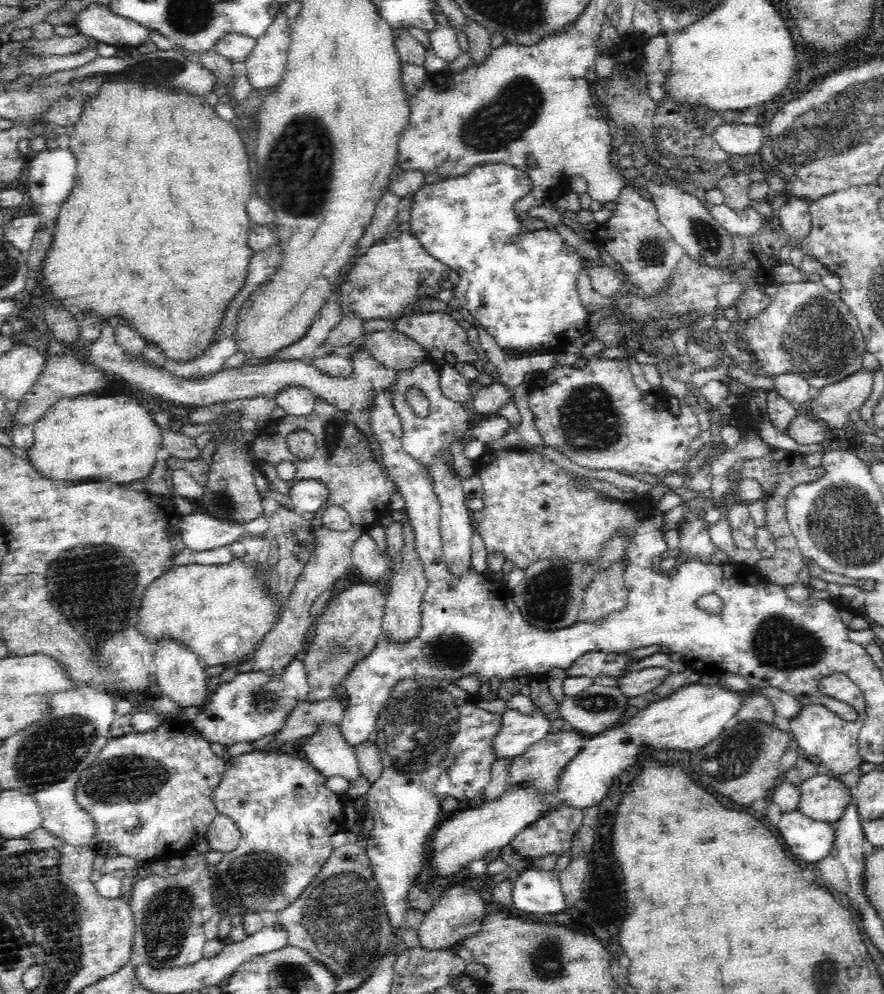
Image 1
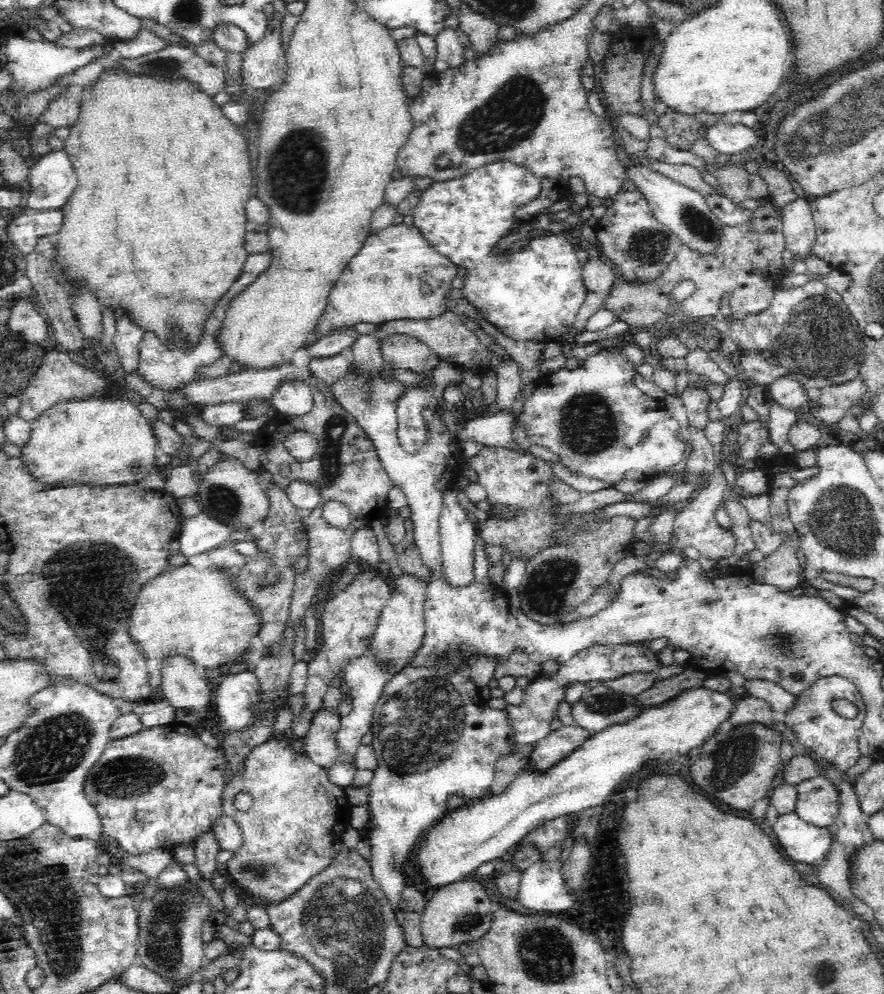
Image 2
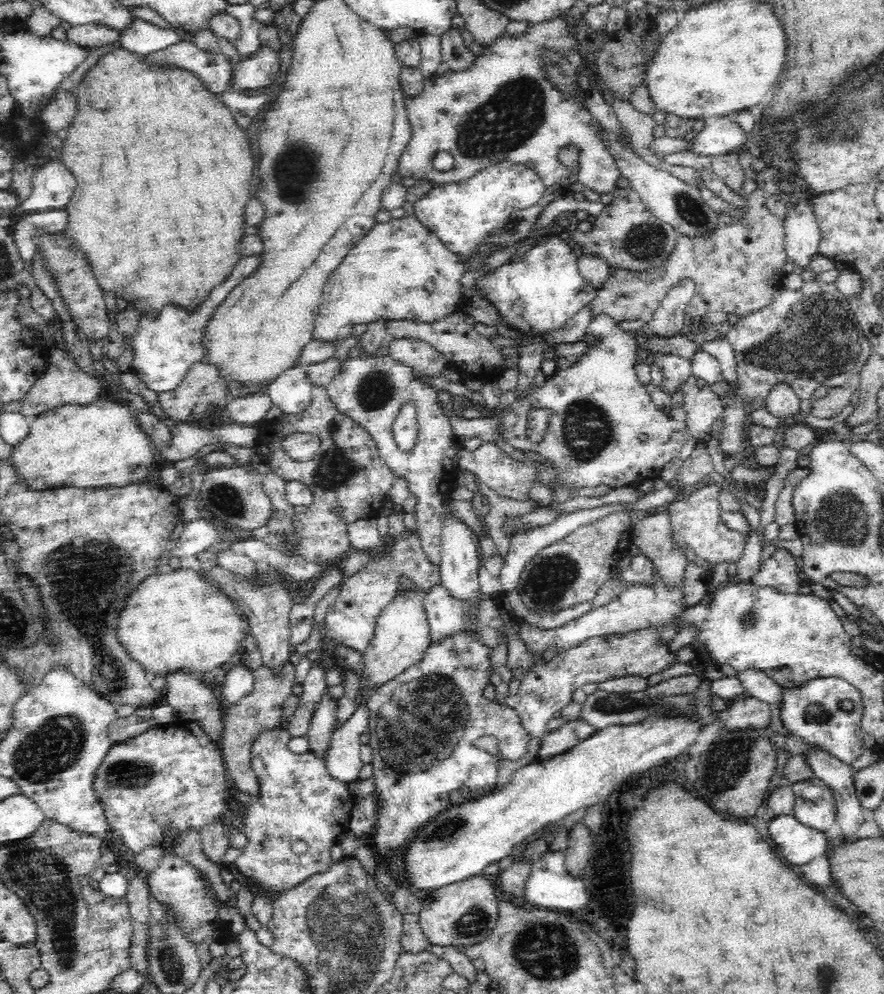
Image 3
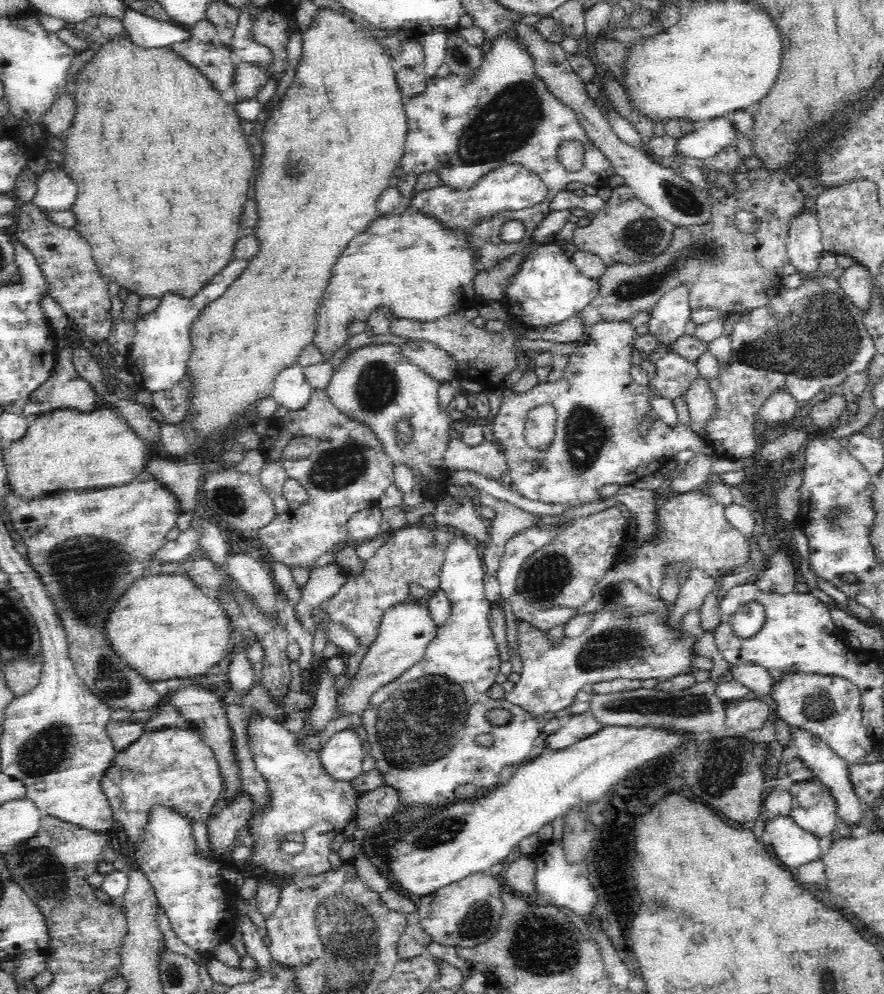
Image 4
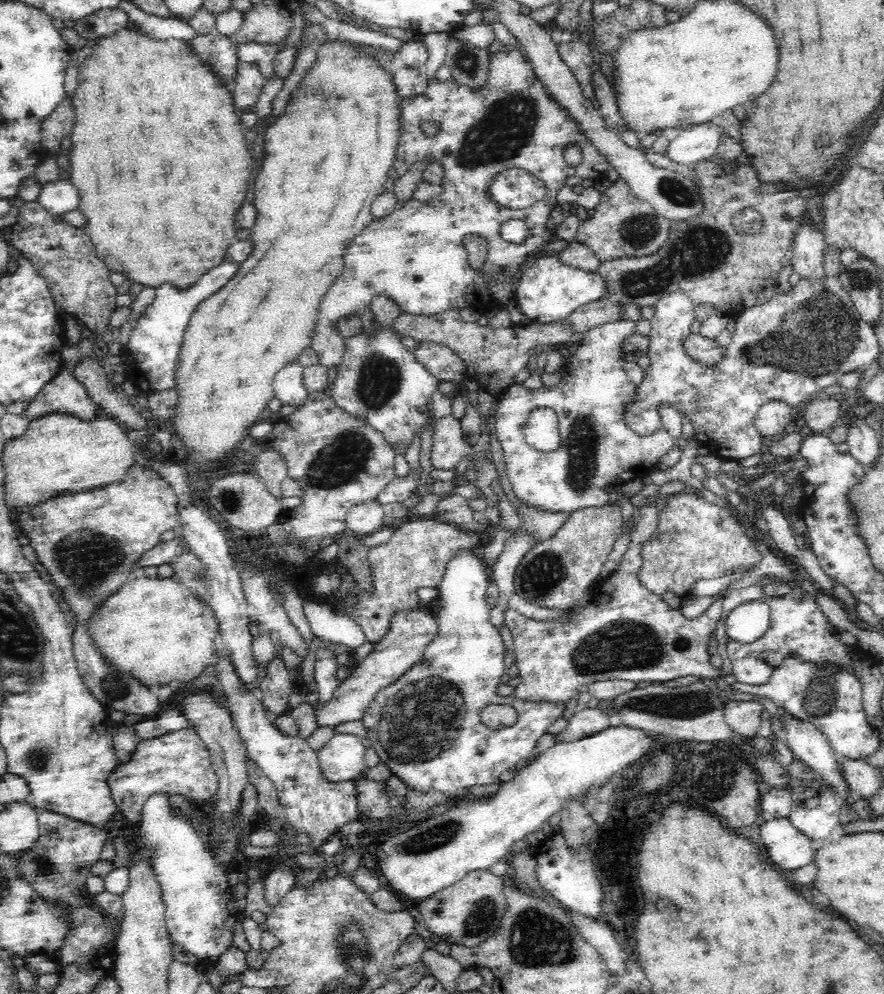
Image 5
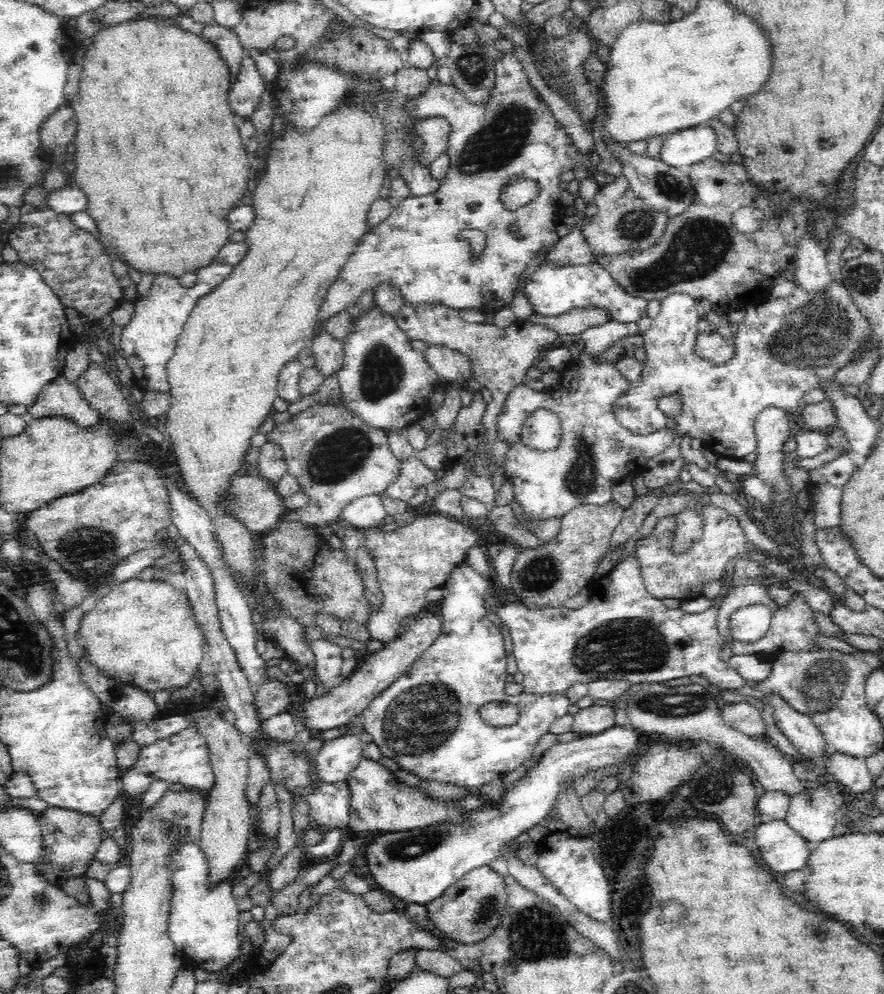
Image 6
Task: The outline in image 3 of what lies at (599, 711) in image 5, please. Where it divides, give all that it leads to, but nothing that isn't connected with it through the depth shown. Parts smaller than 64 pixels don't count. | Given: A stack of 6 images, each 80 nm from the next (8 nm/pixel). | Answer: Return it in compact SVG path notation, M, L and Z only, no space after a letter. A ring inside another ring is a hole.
M584 717L564 722L557 730L547 732L540 738L538 758L545 759L575 747L580 741L586 740L596 732L596 727Z

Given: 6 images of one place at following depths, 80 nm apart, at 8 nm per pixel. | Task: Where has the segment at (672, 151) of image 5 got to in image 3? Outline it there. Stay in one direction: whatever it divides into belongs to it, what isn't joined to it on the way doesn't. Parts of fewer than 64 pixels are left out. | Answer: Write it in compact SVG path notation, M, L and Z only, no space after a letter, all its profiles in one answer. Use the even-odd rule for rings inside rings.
M727 117L708 118L702 130L688 140L688 152L696 156L709 156L714 158L728 152L738 152L746 144L746 133L737 122Z

